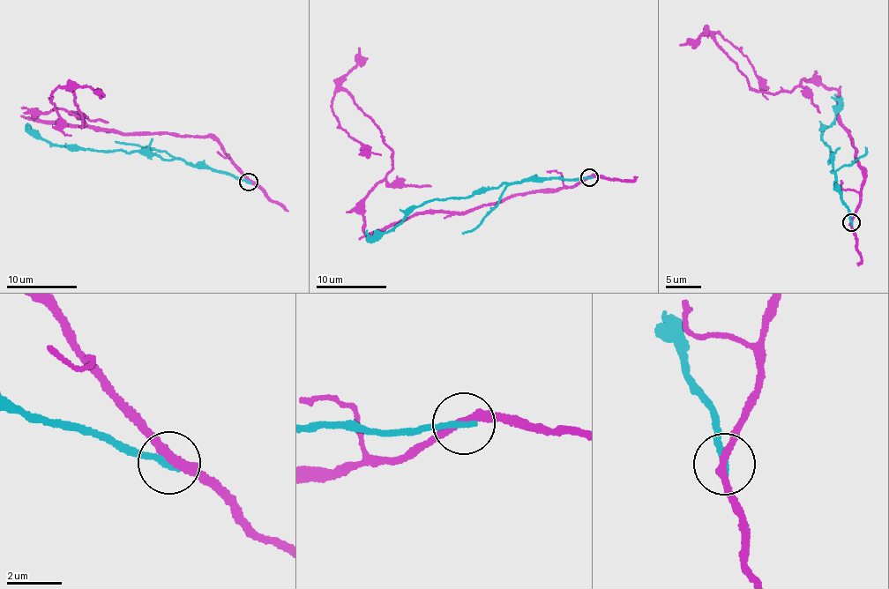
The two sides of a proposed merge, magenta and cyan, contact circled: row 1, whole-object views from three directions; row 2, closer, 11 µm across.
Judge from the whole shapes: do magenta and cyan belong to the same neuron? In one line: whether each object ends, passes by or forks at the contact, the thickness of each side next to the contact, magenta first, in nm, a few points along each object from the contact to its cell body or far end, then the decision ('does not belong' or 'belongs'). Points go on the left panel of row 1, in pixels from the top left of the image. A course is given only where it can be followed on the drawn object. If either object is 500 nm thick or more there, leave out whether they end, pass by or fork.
magenta passes by | cyan ends | 280/280 nm | magenta via (248, 182), (208, 136), (30, 118), (56, 108), (86, 124), (59, 87), (50, 100), (70, 136) | cyan via (248, 182), (225, 173), (192, 167), (177, 159), (146, 156), (136, 152), (52, 145), (27, 123) | does not belong

